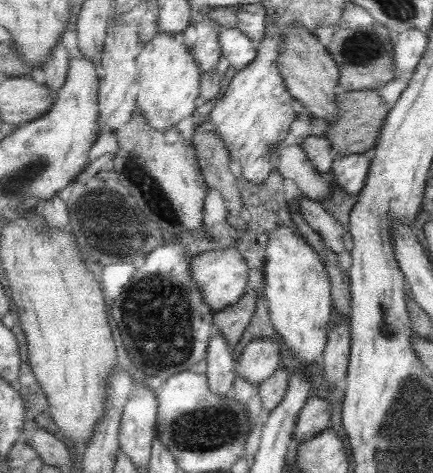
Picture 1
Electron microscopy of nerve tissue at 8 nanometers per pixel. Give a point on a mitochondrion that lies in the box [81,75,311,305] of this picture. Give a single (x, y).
(136, 172)

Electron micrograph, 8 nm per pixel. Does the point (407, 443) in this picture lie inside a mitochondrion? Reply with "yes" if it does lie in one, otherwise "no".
yes

